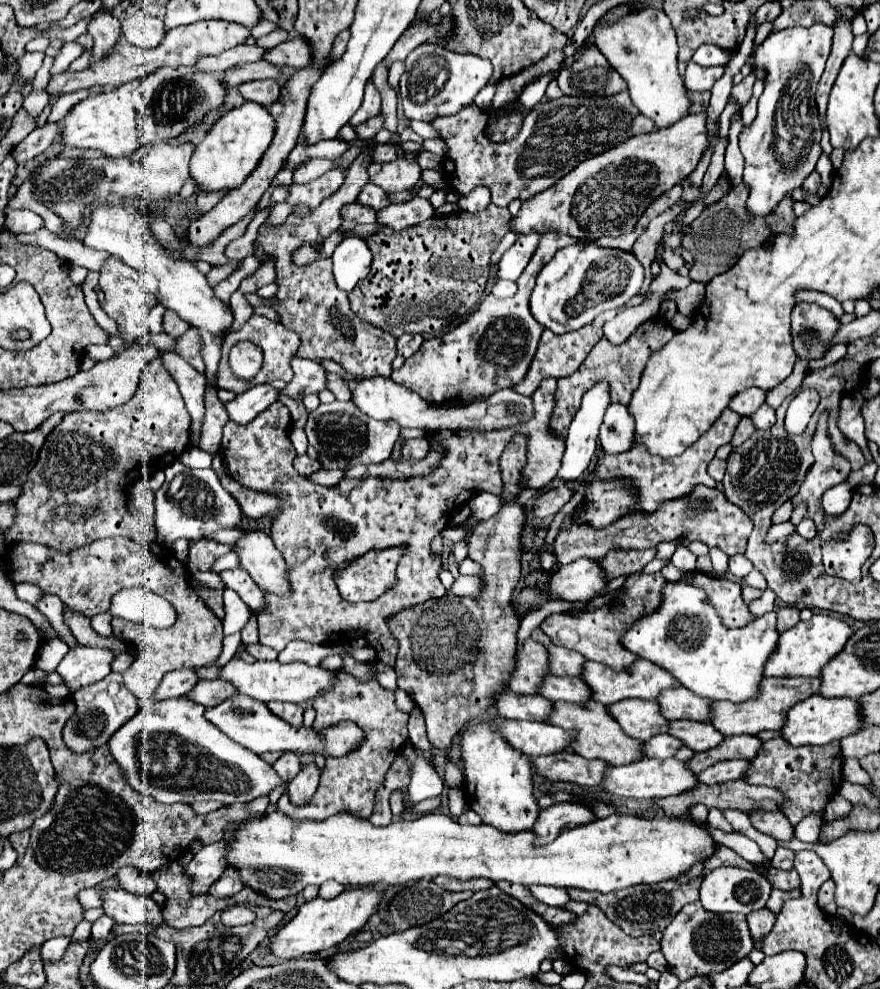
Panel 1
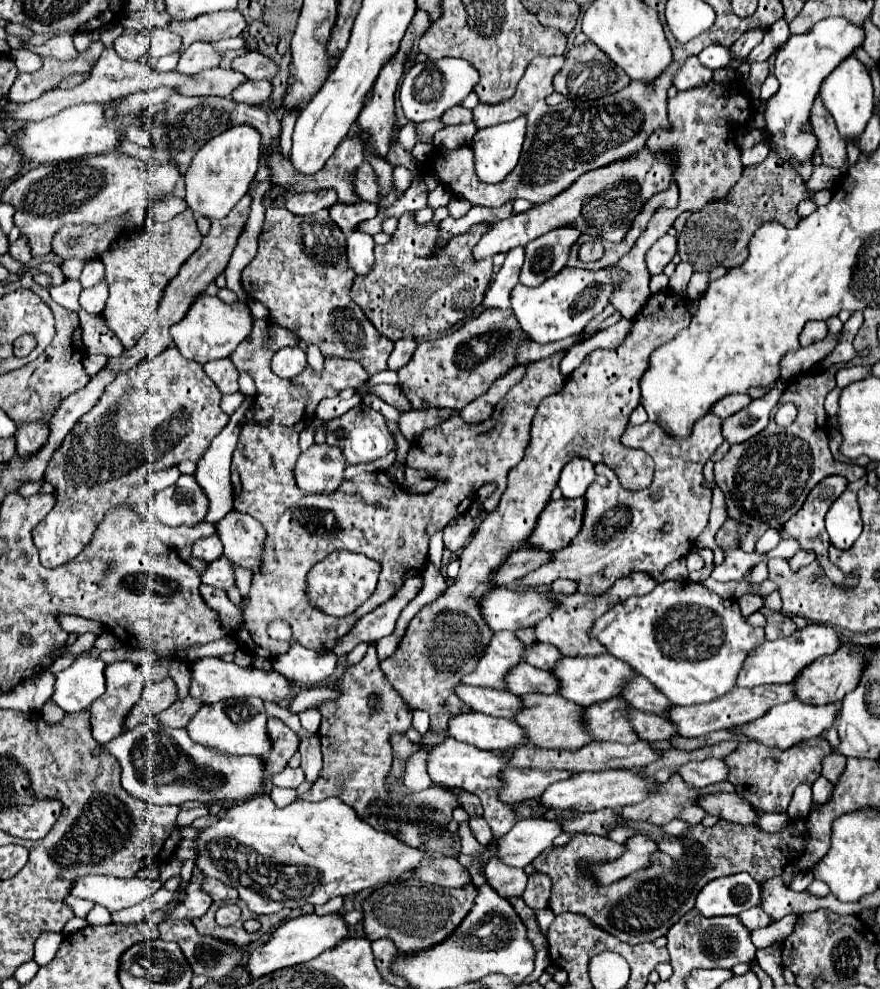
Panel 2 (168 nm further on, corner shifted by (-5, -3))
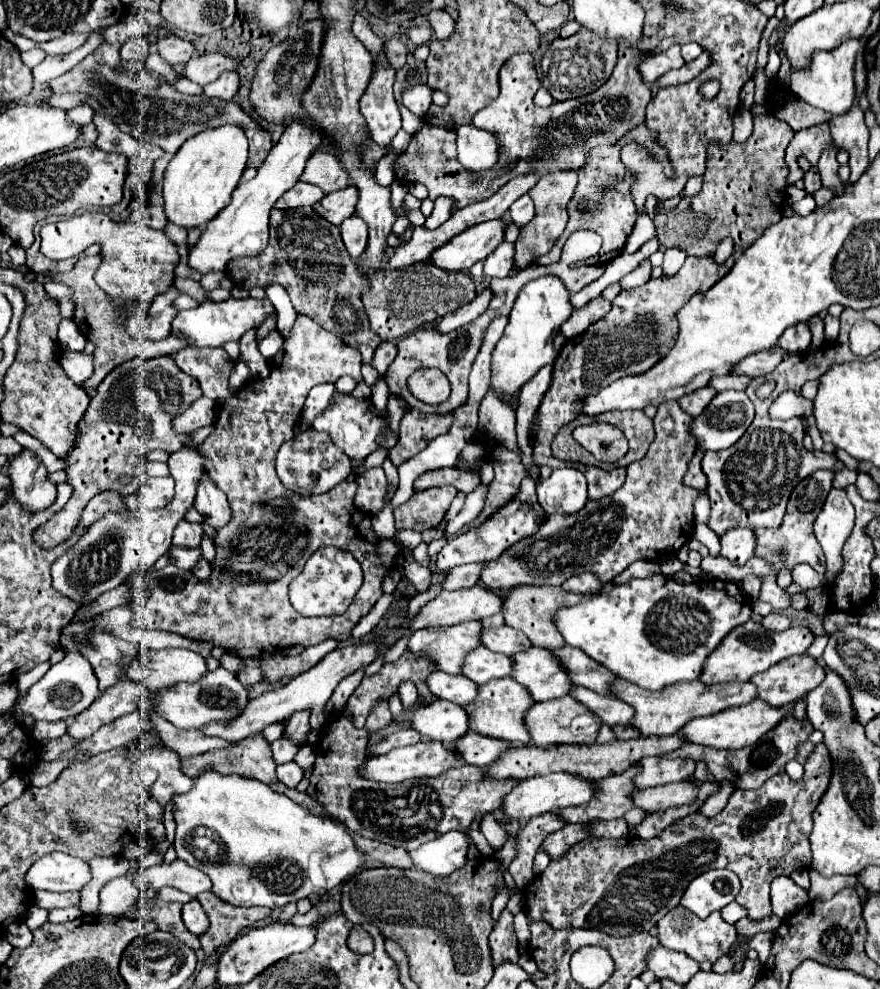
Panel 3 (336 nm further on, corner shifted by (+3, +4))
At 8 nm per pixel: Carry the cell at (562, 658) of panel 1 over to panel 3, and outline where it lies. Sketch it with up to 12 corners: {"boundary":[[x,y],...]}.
{"boundary":[[509,626],[483,628],[485,648],[513,656],[531,646],[523,632]]}

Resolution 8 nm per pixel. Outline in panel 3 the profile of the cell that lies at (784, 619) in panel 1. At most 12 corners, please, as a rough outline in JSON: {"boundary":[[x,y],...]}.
{"boundary":[[771,612],[763,618],[763,628],[783,632],[791,624],[789,618]]}

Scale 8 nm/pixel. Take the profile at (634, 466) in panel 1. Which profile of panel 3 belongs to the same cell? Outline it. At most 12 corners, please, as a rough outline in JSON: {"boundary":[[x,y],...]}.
{"boundary":[[659,404],[625,486],[481,570],[491,590],[605,584],[677,554],[701,494],[683,476],[693,418]]}

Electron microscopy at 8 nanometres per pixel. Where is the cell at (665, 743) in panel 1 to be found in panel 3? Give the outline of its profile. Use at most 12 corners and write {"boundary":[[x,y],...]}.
{"boundary":[[467,732],[453,750],[465,764],[485,768],[511,742]]}

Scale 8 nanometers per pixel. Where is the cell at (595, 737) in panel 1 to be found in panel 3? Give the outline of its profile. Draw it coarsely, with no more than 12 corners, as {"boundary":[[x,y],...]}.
{"boundary":[[511,678],[477,686],[469,730],[531,744],[531,696]]}

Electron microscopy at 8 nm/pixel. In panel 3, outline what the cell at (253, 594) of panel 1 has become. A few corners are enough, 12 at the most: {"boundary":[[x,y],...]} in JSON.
{"boundary":[[169,548],[169,562],[193,570],[201,548]]}

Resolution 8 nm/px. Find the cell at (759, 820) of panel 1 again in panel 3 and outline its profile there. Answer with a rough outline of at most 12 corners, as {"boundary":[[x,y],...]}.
{"boundary":[[675,782],[635,790],[633,806],[659,812],[671,806],[691,804],[697,786]]}

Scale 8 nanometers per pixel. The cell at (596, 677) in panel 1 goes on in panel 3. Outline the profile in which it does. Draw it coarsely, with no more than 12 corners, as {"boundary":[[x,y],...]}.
{"boundary":[[545,648],[511,656],[535,702],[567,696],[567,672]]}

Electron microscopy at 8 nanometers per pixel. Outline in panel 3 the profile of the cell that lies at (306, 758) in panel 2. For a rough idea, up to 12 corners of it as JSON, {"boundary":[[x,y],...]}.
{"boundary":[[311,710],[293,712],[287,722],[287,736],[307,744]]}

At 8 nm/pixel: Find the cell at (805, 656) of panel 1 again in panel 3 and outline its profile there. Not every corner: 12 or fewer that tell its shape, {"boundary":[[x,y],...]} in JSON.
{"boundary":[[747,620],[707,656],[699,680],[749,682],[813,644],[809,628]]}

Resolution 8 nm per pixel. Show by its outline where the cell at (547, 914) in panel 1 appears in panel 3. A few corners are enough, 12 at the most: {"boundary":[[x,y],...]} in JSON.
{"boundary":[[505,910],[489,936],[493,966],[517,962],[513,914]]}

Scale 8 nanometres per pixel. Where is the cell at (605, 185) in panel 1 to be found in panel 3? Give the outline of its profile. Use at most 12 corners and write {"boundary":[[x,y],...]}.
{"boundary":[[503,220],[475,224],[429,262],[467,272],[503,242]]}

